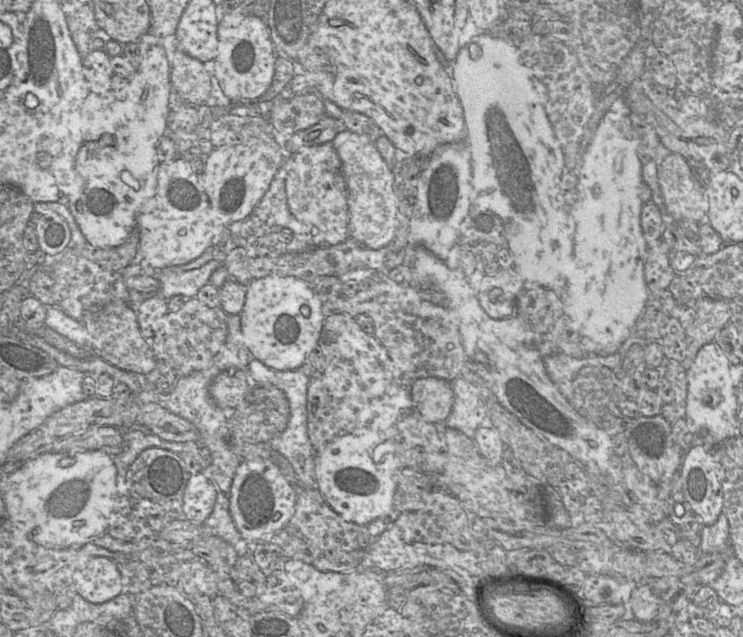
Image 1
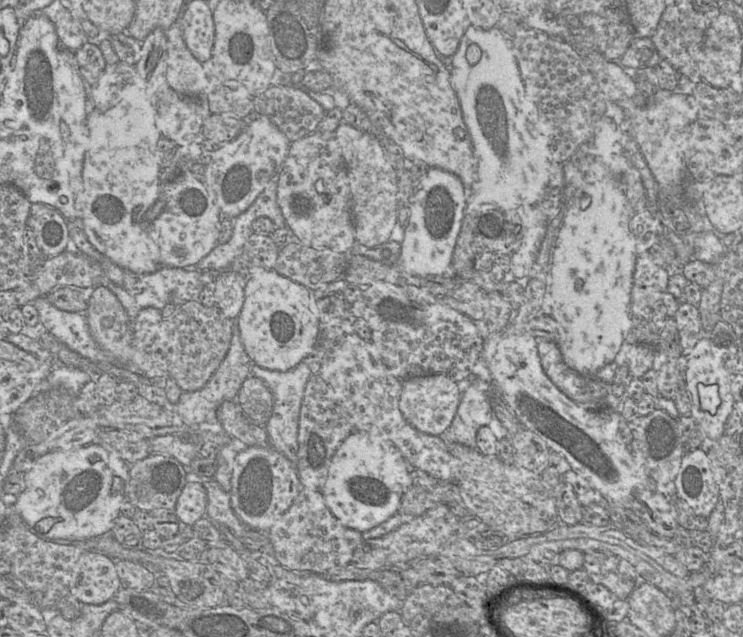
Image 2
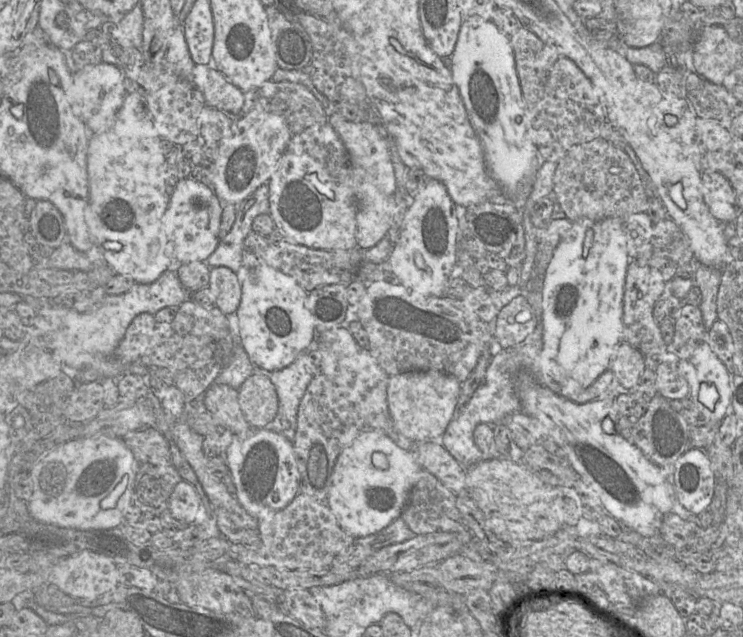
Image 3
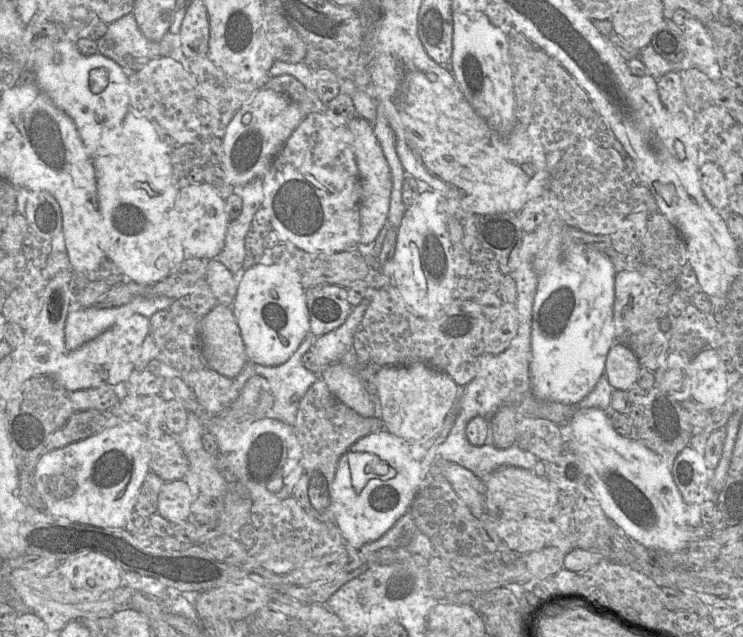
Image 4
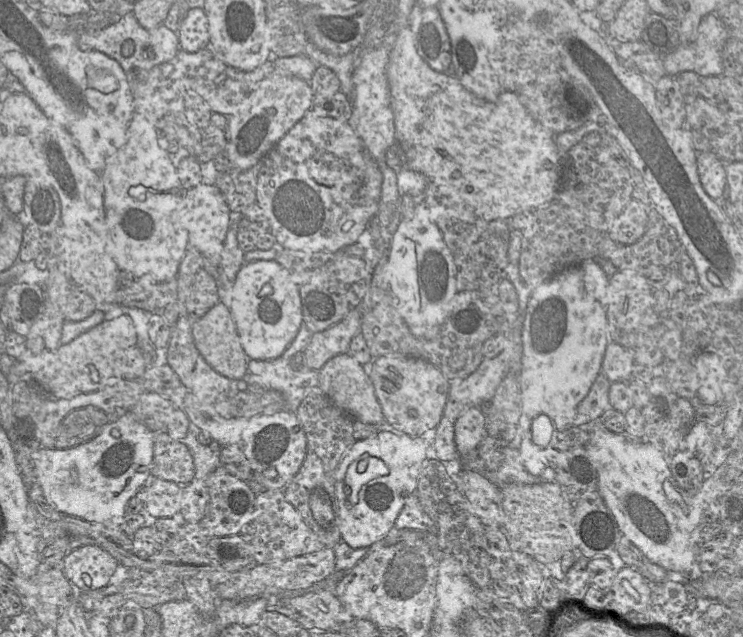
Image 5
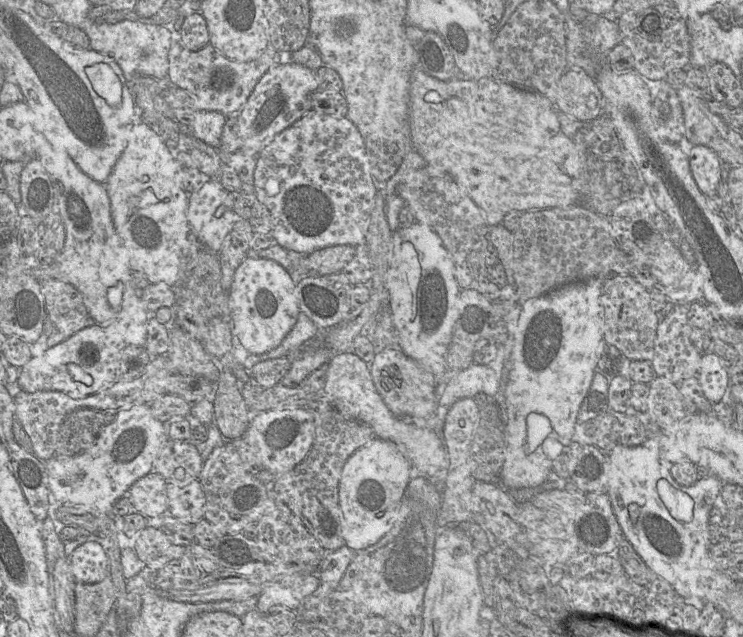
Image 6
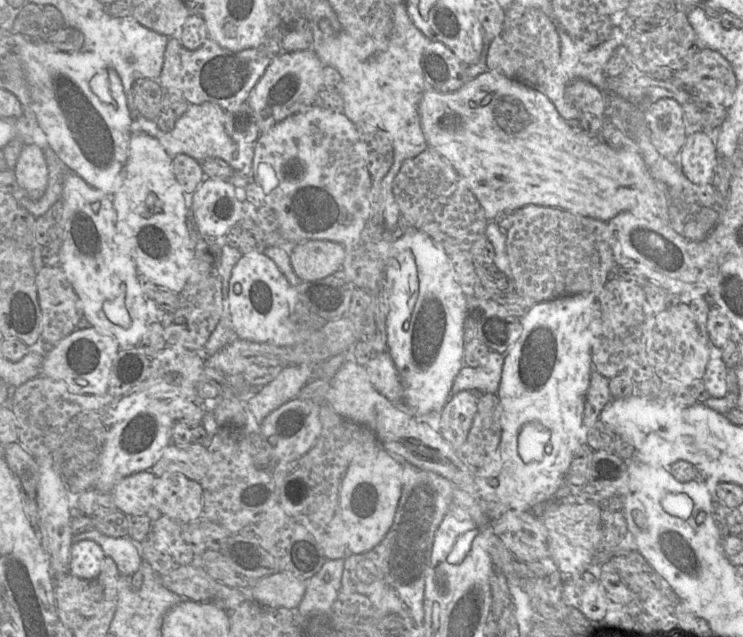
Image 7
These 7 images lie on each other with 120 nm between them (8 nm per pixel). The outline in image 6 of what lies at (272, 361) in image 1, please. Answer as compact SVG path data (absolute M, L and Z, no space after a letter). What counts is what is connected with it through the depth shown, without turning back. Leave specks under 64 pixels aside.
M247 255L234 274L228 294L232 334L249 354L264 355L277 348L300 314L297 285L280 264Z

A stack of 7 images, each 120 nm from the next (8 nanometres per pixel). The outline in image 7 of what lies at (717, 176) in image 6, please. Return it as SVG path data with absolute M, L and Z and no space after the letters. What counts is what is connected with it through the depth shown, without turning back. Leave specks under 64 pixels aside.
M707 131L694 132L686 137L680 151L681 170L695 185L713 184L717 167L715 138Z

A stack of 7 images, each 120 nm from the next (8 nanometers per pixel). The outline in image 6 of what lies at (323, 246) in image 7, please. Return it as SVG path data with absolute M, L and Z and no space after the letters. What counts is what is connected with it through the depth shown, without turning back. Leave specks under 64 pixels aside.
M335 245L305 256L305 267L310 274L330 275L341 272L353 259L356 247Z

